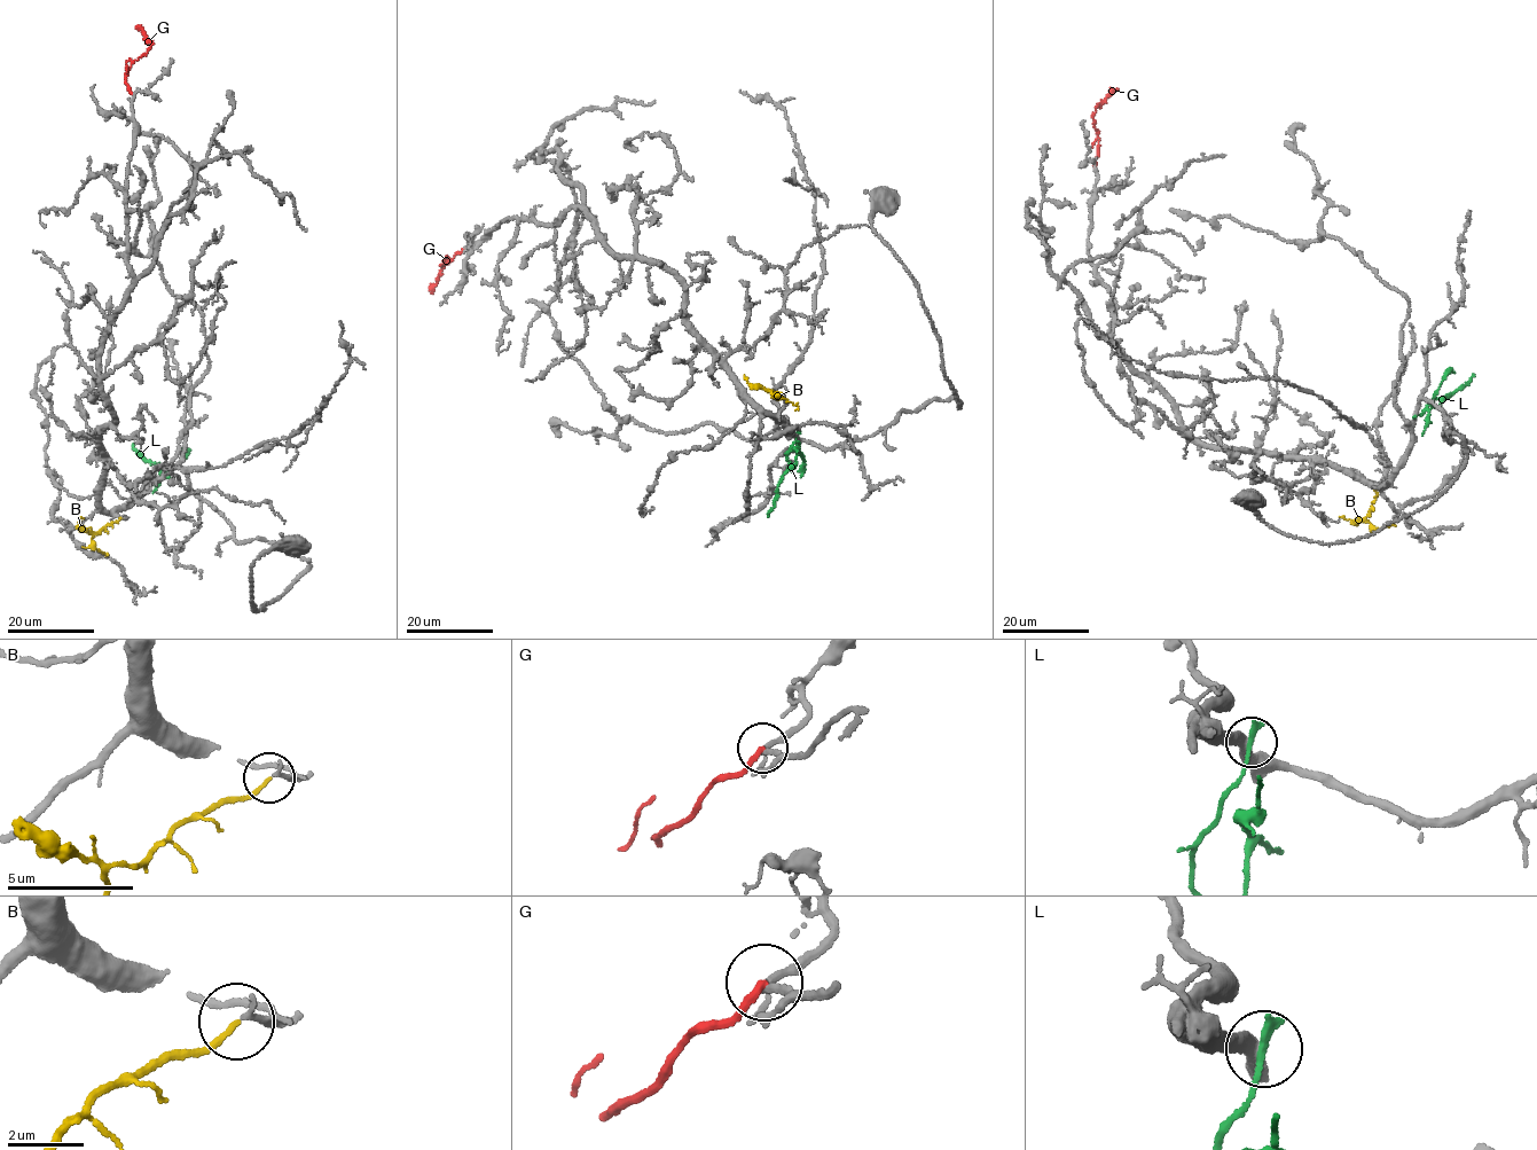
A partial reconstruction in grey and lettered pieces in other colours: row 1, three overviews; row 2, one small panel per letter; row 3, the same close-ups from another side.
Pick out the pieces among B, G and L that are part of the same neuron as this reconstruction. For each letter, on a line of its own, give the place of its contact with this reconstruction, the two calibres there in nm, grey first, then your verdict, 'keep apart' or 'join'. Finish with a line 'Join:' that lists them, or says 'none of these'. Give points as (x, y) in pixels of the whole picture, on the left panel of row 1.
B: meets grey at (120, 518); 120 nm thick on the grey side, 140 nm on the other; join
G: meets grey at (134, 94); 200 nm thick on the grey side, 200 nm on the other; keep apart
L: meets grey at (167, 476); 400 nm thick on the grey side, 280 nm on the other; keep apart
Join: B

